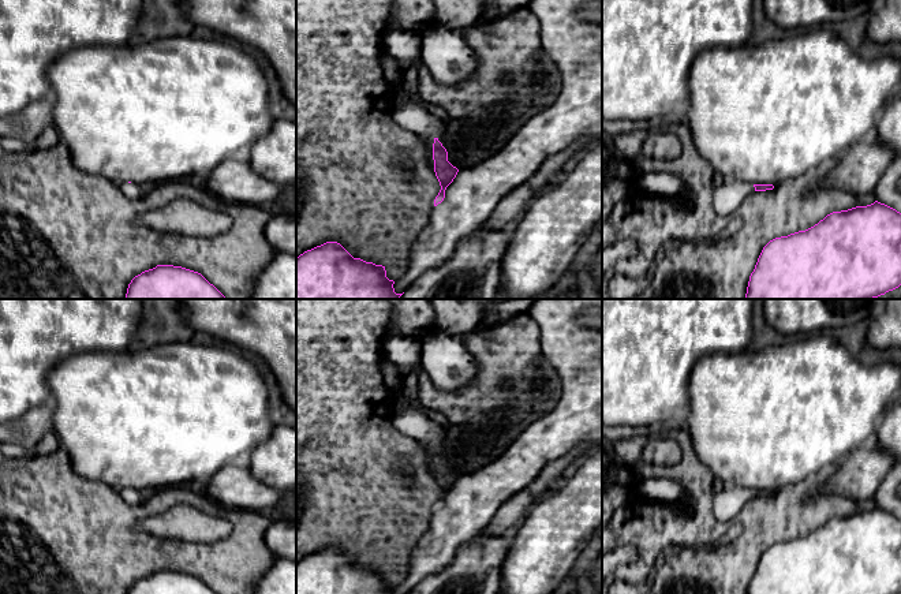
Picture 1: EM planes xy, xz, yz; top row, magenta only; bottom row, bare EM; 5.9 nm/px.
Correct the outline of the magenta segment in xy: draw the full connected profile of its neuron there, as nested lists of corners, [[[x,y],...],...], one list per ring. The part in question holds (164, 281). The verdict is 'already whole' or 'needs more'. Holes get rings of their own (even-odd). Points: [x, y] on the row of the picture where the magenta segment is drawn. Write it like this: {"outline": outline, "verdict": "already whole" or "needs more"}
{"outline": [[[157,265],[135,276],[126,299],[227,299],[201,273],[173,265]]], "verdict": "already whole"}

